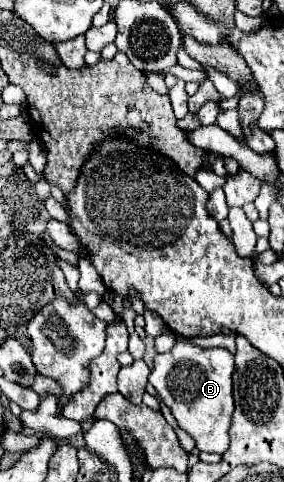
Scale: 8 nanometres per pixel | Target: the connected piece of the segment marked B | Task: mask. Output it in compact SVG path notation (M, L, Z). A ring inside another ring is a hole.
M178 341L172 351L154 357L148 381L154 385L162 403L170 407L178 427L196 441L198 451L222 455L228 449L228 429L234 411L232 371L234 355L224 347L202 349L198 345Z

